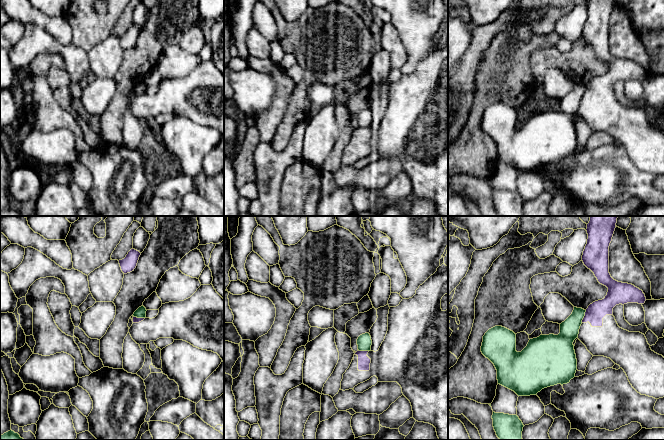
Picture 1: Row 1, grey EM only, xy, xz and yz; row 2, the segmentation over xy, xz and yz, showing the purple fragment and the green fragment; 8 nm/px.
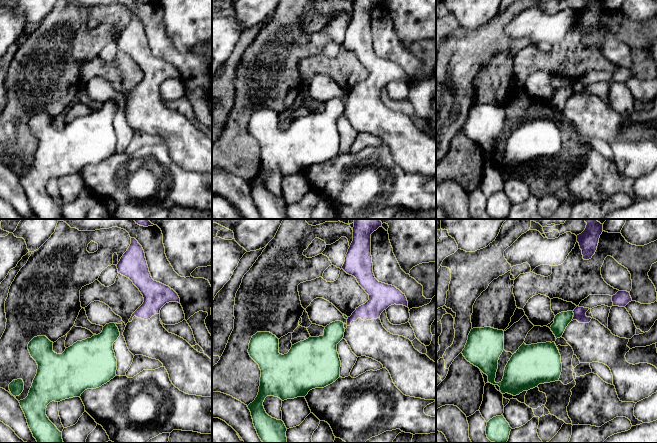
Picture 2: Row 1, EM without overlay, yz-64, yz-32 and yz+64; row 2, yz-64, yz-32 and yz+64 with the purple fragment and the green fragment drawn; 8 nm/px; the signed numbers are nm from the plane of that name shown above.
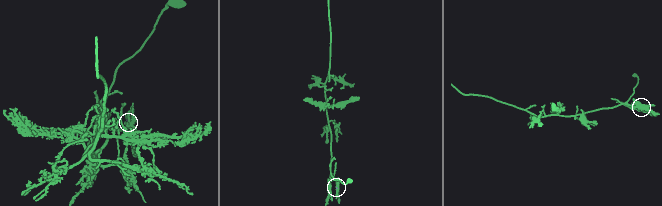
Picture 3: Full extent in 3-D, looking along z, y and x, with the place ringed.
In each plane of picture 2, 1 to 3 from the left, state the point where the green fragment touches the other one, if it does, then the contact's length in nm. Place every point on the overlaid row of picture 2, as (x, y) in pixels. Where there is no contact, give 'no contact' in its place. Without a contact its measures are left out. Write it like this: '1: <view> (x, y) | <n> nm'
1: no contact
2: yz-32 (348, 318) | 30 nm
3: yz+64 (573, 312) | 40 nm

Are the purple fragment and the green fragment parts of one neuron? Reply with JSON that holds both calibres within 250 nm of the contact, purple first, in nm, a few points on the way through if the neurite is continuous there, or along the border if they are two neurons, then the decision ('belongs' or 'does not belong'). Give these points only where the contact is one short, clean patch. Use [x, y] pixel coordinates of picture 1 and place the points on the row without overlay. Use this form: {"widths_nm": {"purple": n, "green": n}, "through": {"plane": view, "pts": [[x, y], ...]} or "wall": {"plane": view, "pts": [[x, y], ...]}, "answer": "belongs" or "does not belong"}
{"widths_nm": {"purple": 150, "green": 160}, "wall": {"plane": "yz", "pts": [[586, 86], [581, 98]]}, "answer": "does not belong"}

